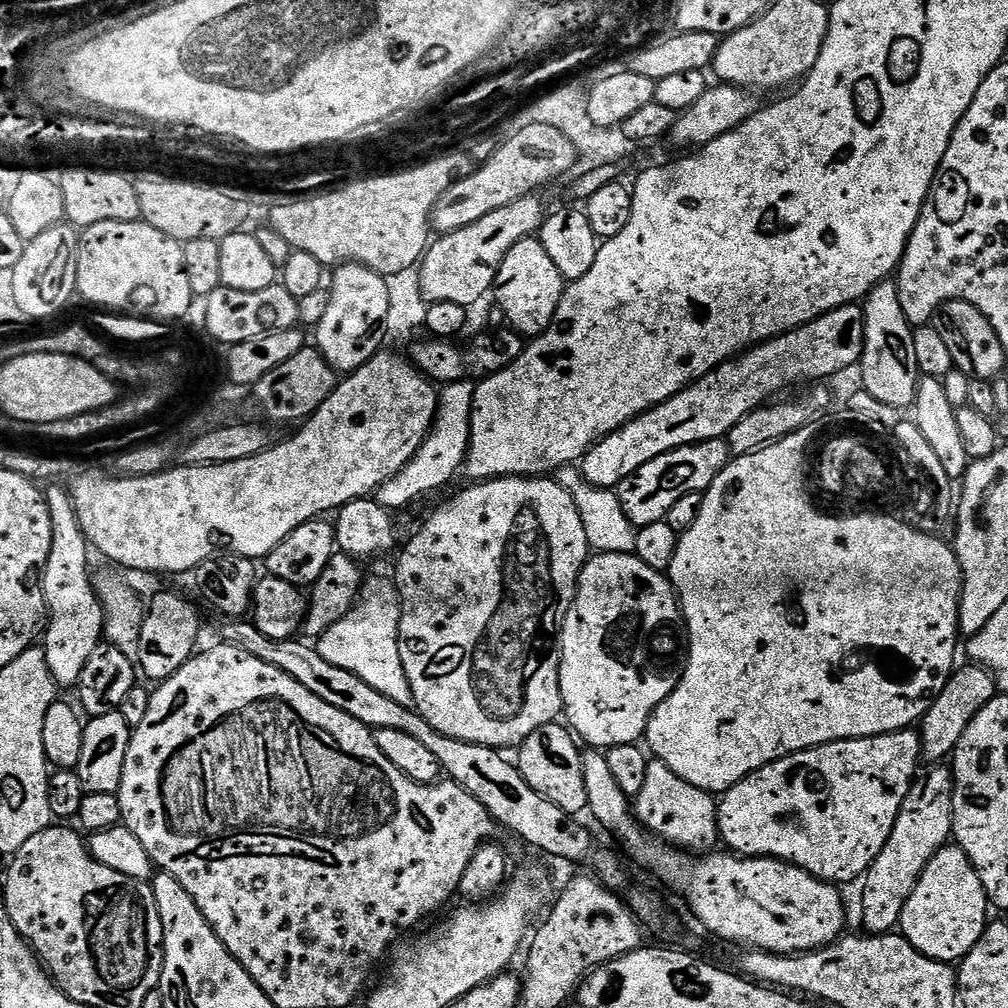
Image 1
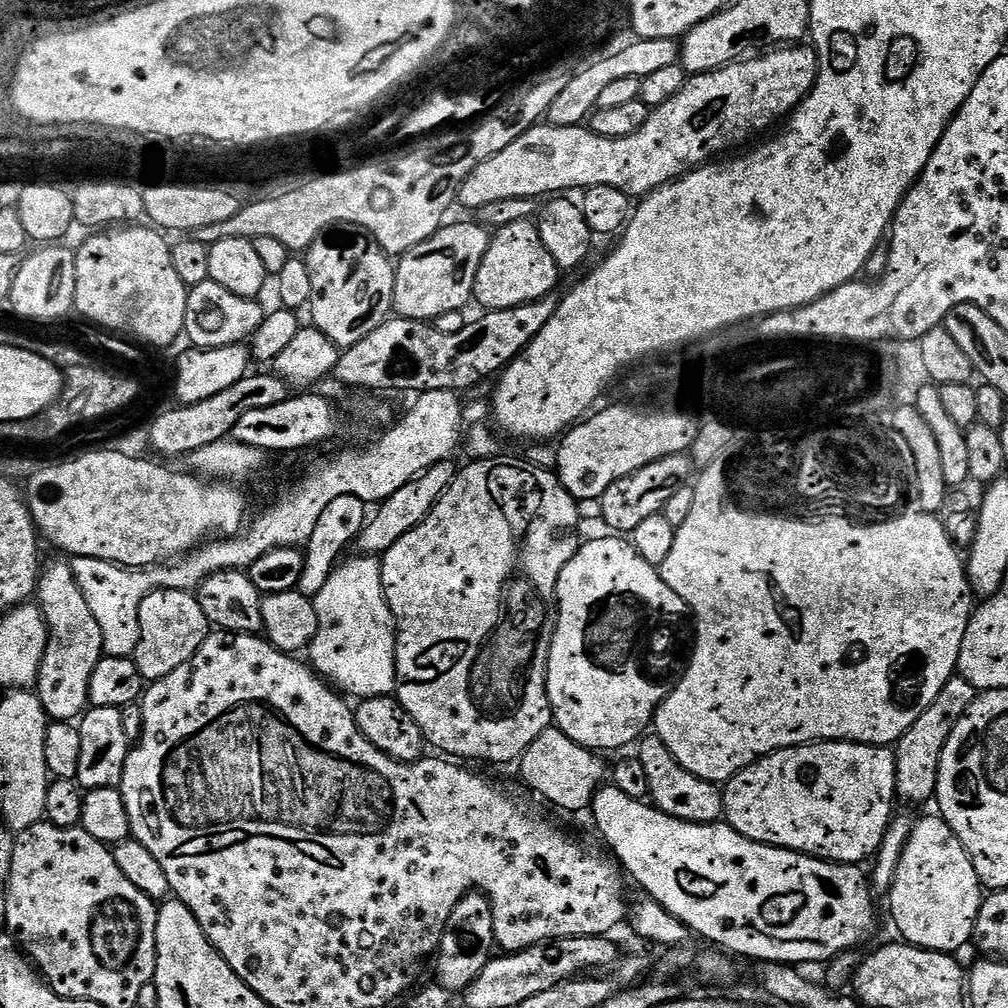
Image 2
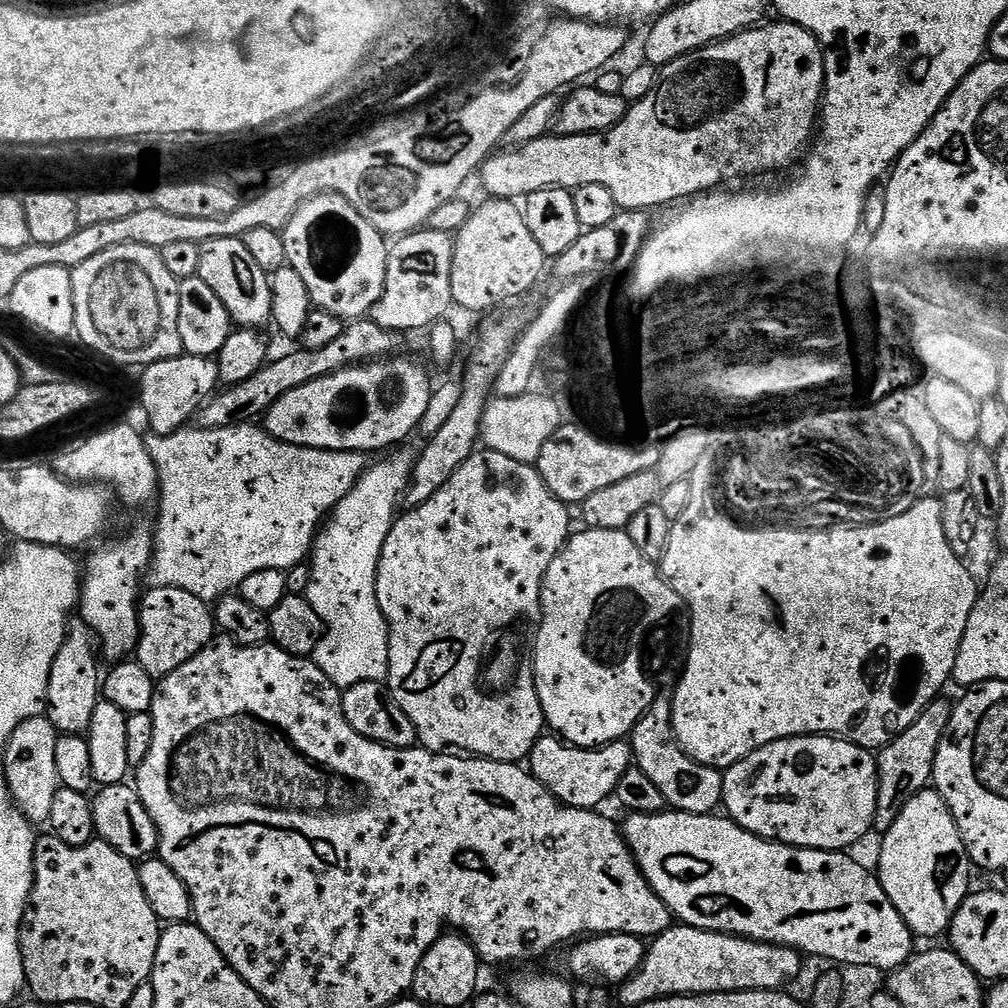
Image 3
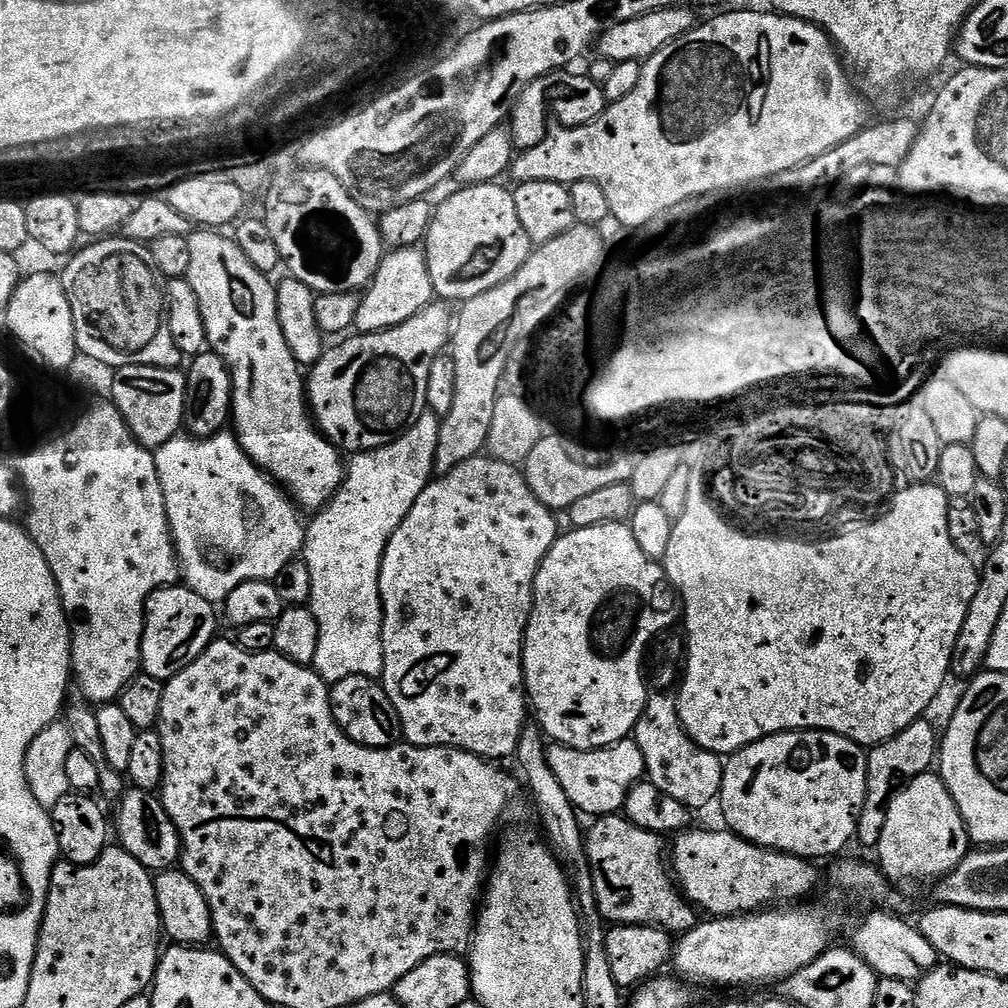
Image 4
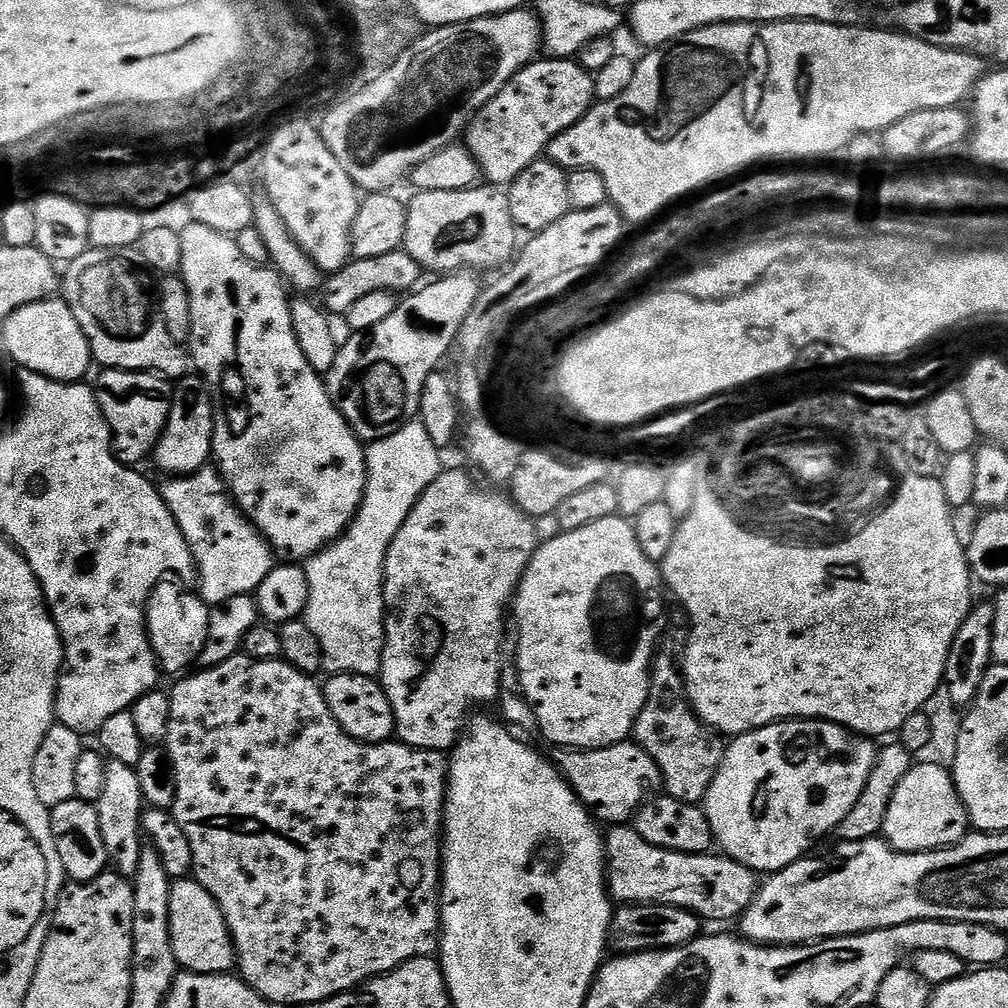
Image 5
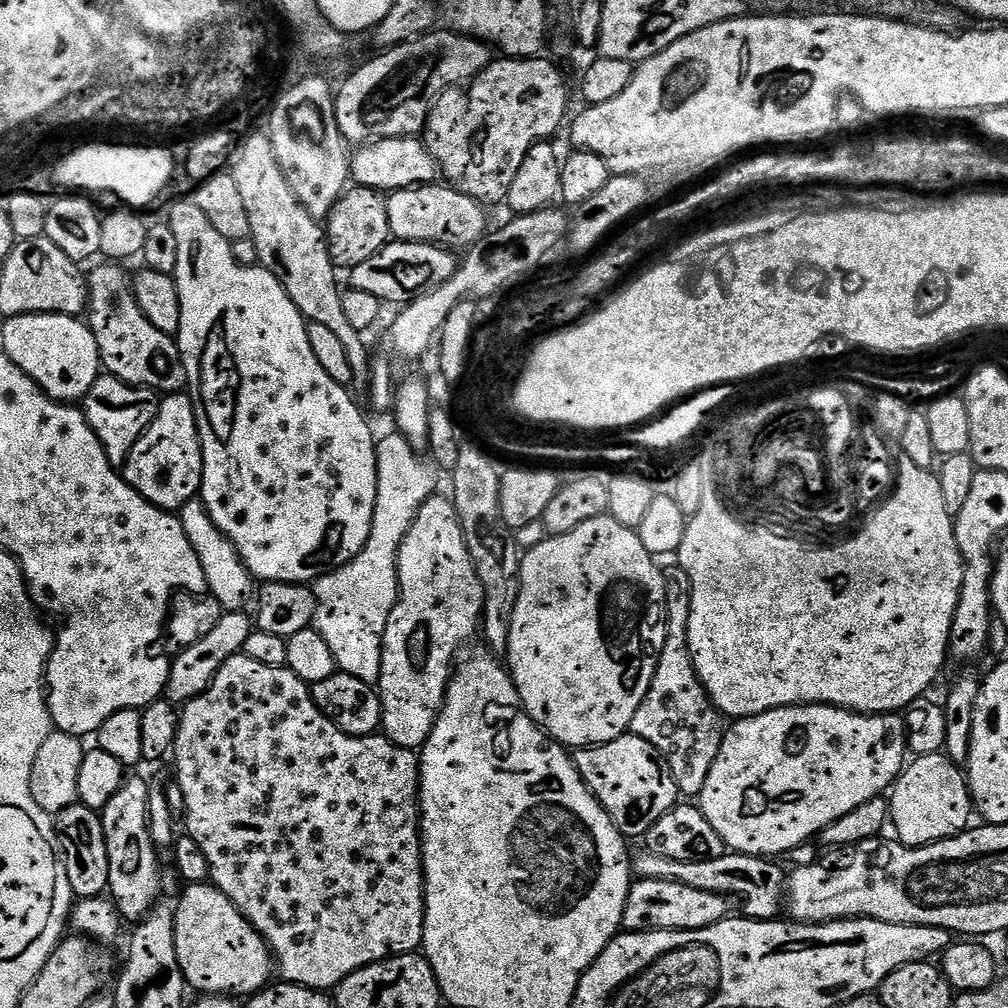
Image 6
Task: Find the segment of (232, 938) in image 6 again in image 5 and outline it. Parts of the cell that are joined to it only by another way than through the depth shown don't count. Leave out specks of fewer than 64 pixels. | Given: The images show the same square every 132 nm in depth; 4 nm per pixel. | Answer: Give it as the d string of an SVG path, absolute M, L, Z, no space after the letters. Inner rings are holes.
M194 878L175 881L170 890L170 942L174 946L174 958L185 972L198 974L228 974L237 967L236 950L232 946L232 935L226 926L226 918L216 899Z

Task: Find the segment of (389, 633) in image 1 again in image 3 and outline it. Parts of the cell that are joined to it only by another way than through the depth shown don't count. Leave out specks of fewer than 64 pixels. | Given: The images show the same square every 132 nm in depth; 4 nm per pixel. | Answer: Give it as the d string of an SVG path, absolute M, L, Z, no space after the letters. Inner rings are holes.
M396 450L380 458L385 460L378 461L373 468L372 465L365 467L350 494L338 502L338 506L330 513L330 519L319 529L310 553L310 567L306 572L306 598L310 606L318 610L318 618L322 618L324 623L324 637L318 642L314 659L322 674L326 674L332 685L341 690L358 686L358 682L384 682L388 678L390 638L382 606L378 606L376 575L382 546L398 519L396 507L402 504L402 494L407 493L408 484L412 481L413 453L400 451L404 450Z

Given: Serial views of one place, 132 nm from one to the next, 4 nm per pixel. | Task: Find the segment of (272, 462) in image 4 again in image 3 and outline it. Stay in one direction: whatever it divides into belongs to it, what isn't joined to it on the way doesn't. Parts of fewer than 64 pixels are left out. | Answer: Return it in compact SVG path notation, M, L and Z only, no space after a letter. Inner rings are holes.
M214 238L213 240L206 240L200 245L200 277L202 282L206 282L206 286L210 286L210 290L214 290L214 294L218 294L218 298L222 298L222 306L226 306L226 310L230 314L233 325L240 328L250 328L253 330L263 329L263 324L266 325L272 319L272 285L270 283L269 273L262 270L262 266L258 266L258 262L254 262L254 257L251 256L250 250L246 250L243 239L240 238Z

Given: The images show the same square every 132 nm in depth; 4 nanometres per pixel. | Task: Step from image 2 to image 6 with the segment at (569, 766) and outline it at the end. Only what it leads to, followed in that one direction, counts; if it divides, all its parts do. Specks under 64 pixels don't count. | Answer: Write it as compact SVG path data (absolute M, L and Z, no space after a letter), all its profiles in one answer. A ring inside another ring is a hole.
M625 734L605 744L594 744L590 748L579 749L574 759L580 777L586 781L588 788L596 795L596 800L604 807L606 814L610 814L614 826L625 838L643 838L650 826L654 826L654 822L658 822L662 814L666 814L678 803L676 783L670 774L670 766L662 758L659 750L640 736Z

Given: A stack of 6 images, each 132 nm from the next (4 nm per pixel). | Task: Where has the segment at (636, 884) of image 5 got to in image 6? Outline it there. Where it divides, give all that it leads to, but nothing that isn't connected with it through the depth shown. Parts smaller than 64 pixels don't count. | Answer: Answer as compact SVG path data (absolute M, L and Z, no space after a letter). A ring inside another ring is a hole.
M640 850L637 856L635 853L631 857L630 863L633 873L642 880L673 880L694 886L694 890L706 890L737 901L740 899L744 903L743 915L753 920L777 919L786 900L786 872L776 865L779 863L763 856L725 854L722 858L714 858L714 862L674 862Z

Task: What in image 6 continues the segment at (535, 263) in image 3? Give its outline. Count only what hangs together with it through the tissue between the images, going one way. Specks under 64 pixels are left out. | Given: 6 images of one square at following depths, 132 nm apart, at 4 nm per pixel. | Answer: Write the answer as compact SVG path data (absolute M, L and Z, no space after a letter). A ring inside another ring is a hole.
M440 182L389 192L384 205L388 231L395 239L413 240L419 244L439 244L449 250L464 250L485 239L484 227L488 220L484 212L485 205Z

